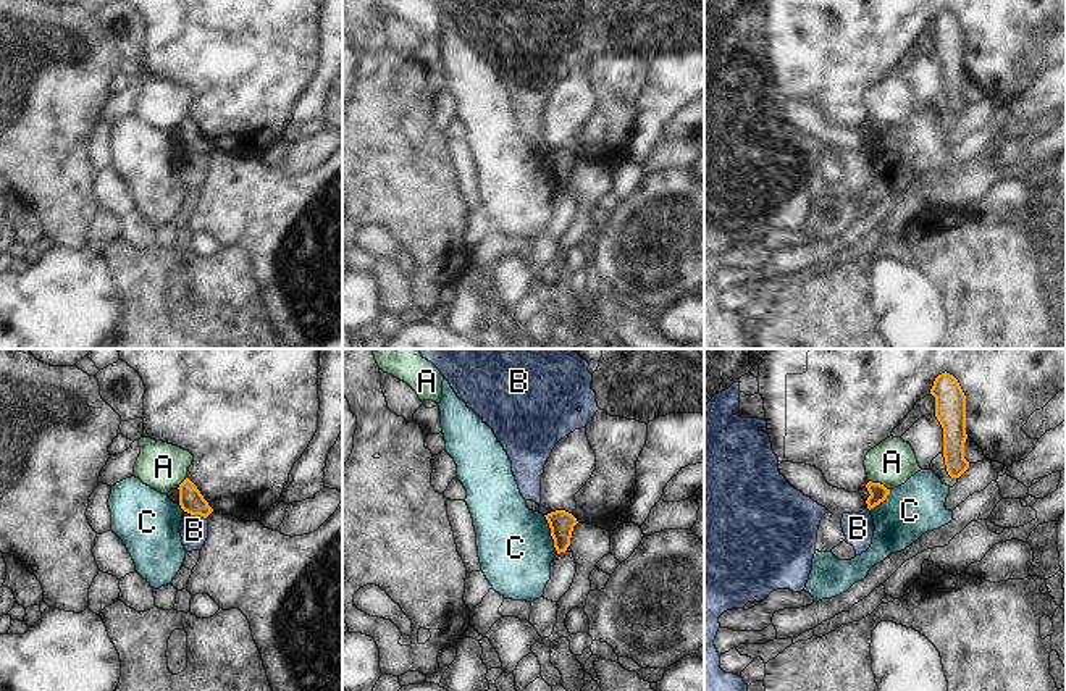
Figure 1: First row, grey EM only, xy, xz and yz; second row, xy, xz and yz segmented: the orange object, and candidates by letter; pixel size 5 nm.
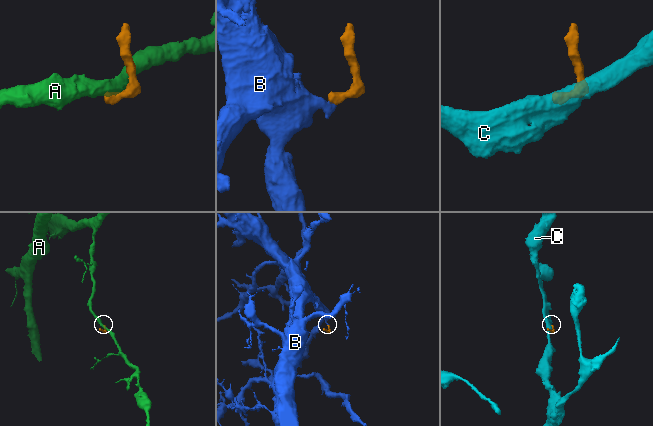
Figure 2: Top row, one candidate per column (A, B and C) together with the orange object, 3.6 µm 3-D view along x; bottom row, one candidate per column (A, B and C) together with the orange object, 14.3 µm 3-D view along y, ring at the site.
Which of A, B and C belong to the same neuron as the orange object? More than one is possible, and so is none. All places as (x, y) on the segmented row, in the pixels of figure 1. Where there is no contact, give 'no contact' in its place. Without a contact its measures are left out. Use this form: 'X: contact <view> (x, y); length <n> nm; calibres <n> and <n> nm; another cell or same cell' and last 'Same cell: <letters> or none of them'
A: contact yz (879, 483); length 120 nm; calibres 90 and 220 nm; another cell
B: contact xy (196, 514); length 120 nm; calibres 120 and 140 nm; another cell
C: contact xz (551, 535); length 200 nm; calibres 120 and 380 nm; another cell
Same cell: none of them

